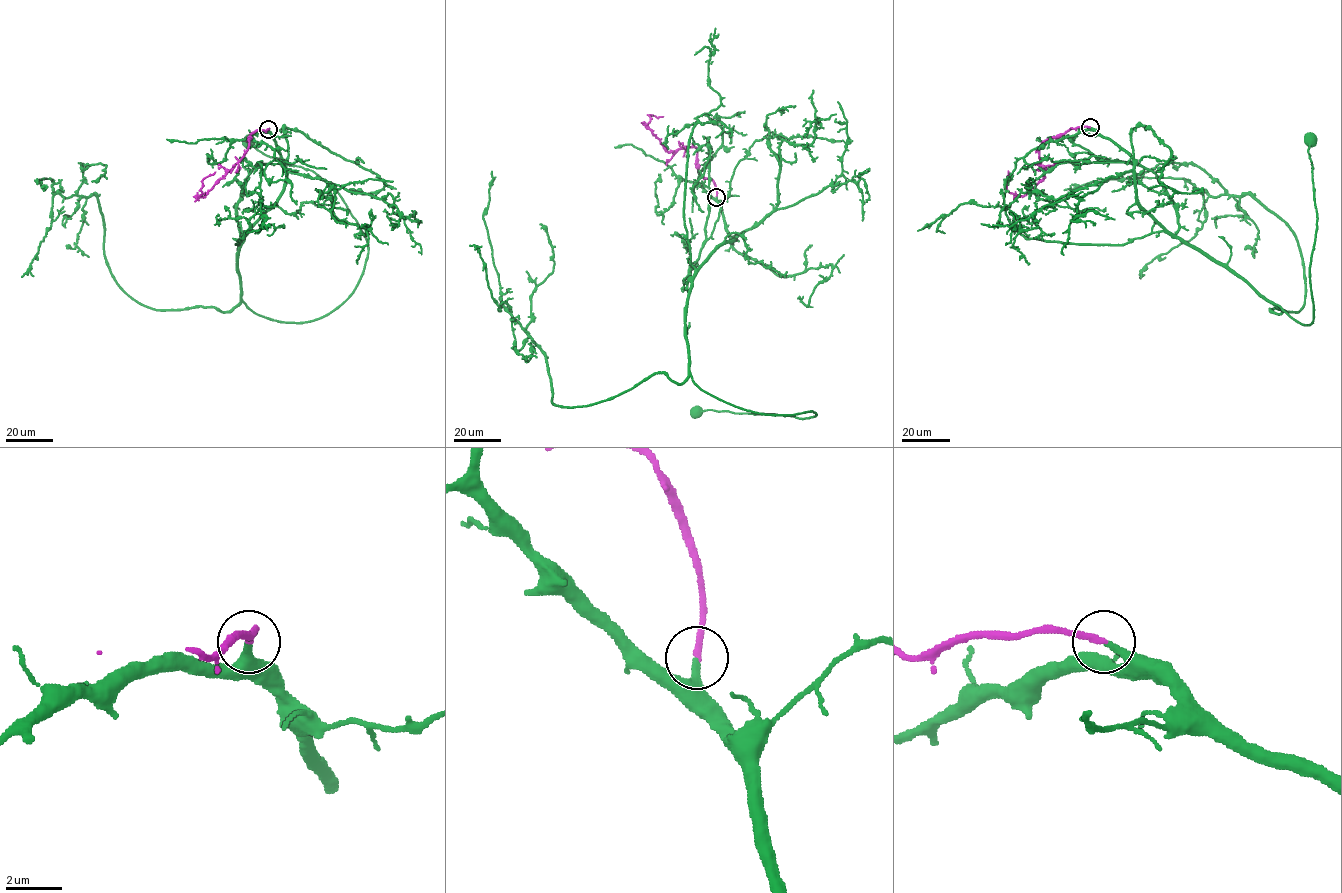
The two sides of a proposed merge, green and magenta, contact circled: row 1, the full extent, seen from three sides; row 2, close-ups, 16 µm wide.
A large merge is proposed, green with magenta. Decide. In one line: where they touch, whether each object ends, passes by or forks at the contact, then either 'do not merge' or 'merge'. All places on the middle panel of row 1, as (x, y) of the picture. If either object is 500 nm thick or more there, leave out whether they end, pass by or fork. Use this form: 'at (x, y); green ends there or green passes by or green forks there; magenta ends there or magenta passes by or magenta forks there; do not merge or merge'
at (716, 197); green ends there; magenta ends there; merge

